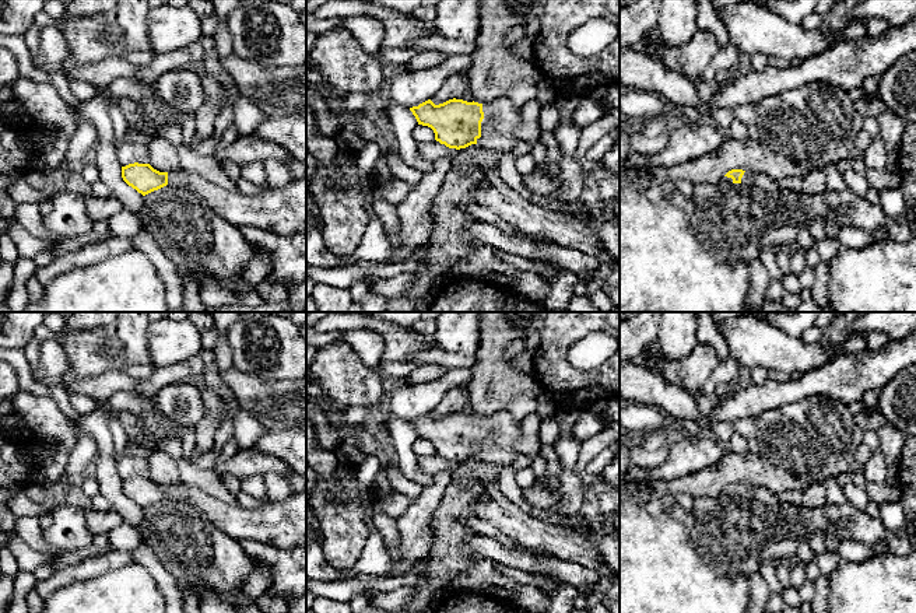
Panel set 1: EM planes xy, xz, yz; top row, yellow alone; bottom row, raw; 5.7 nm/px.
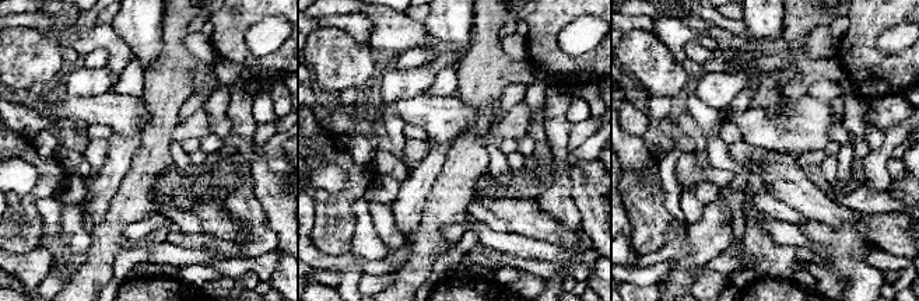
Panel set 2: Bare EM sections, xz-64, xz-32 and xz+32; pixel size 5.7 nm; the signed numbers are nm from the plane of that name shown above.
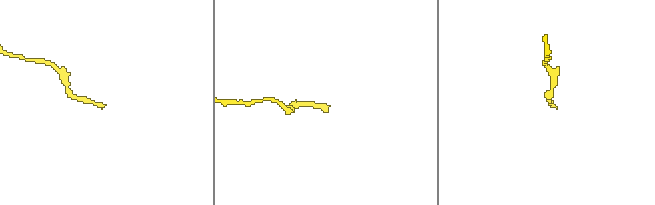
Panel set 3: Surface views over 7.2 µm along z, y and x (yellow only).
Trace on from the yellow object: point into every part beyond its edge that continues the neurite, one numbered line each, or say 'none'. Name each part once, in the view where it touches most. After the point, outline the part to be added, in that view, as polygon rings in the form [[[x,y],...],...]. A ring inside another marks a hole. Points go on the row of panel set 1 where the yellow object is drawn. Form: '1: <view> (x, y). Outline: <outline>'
1: xz (501, 118). Outline: [[[501,98],[491,104],[482,104],[484,119],[481,122],[481,137],[477,146],[496,153],[510,151],[519,139],[515,129],[520,123],[520,108],[510,99]]]

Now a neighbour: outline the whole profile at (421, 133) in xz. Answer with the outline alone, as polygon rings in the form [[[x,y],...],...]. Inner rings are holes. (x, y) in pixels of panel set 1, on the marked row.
[[[418,125],[413,130],[413,136],[418,143],[432,143],[435,141],[435,133],[431,127]]]

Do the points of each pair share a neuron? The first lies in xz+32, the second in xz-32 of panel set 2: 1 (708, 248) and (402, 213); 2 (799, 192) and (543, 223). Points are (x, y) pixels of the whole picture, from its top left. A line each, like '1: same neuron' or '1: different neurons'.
1: same neuron
2: same neuron

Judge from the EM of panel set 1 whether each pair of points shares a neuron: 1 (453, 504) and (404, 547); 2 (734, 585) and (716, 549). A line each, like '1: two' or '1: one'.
1: two
2: two

